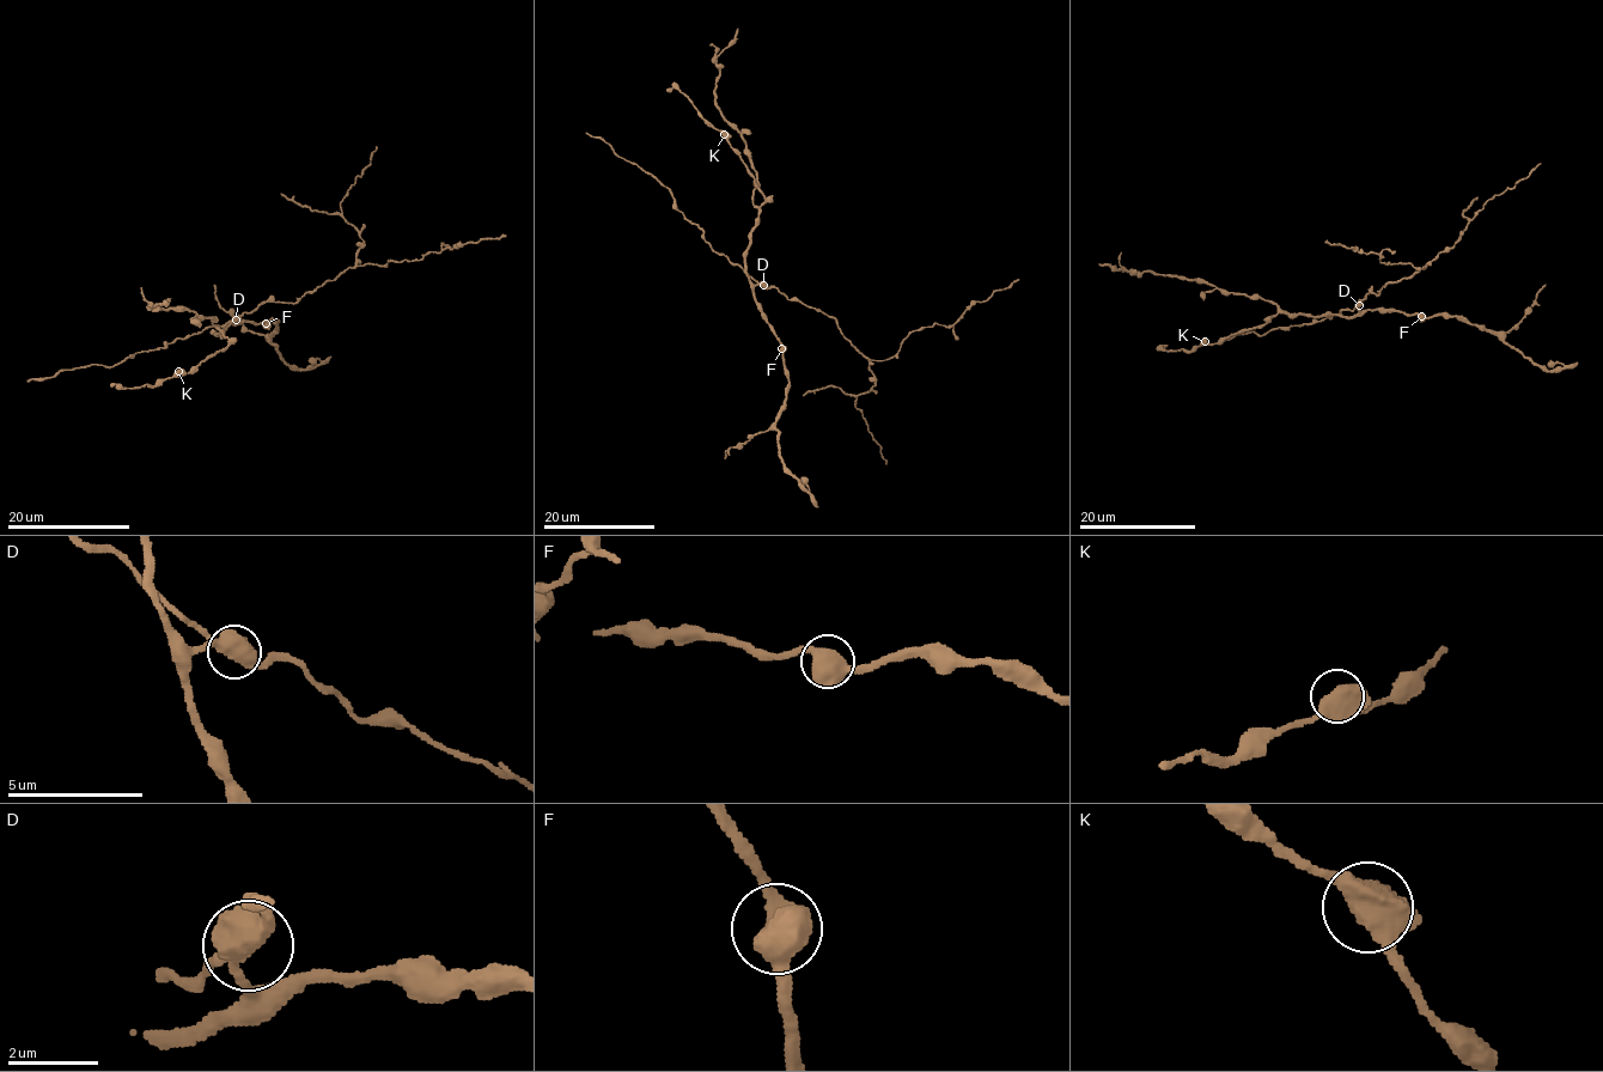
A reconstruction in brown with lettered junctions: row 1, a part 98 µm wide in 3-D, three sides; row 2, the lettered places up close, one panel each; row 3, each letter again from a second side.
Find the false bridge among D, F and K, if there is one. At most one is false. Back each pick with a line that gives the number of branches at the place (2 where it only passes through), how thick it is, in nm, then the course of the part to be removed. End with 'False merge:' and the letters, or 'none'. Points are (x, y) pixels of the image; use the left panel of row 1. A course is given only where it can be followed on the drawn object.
D: 3 branches meet; 550 nm thick; foreign part runs (236, 320), (263, 302), (296, 303), (351, 267), (385, 266), (389, 260), (418, 261), (431, 251), (506, 235)
False merge: D

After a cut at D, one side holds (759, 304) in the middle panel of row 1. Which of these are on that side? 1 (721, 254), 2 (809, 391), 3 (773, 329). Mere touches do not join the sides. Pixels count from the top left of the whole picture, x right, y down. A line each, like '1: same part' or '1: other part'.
1: other part
2: other part
3: same part

